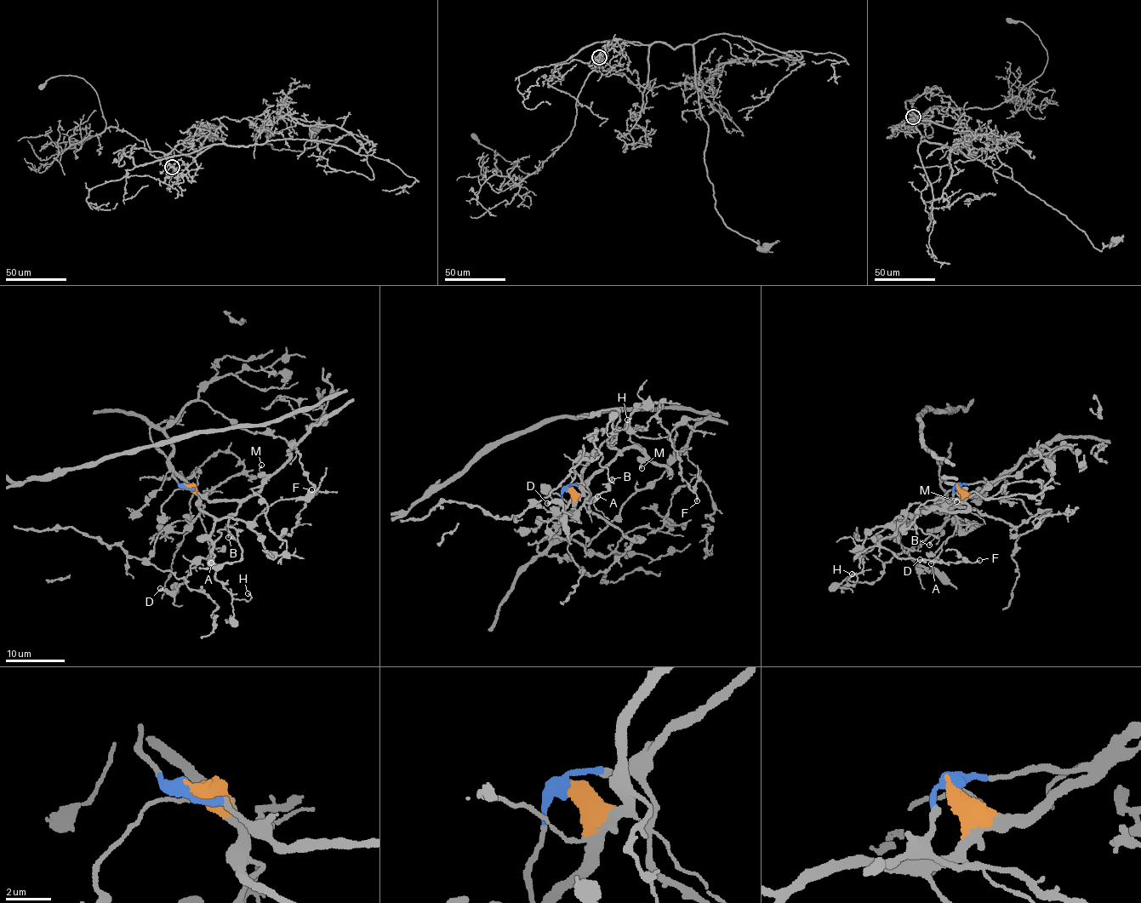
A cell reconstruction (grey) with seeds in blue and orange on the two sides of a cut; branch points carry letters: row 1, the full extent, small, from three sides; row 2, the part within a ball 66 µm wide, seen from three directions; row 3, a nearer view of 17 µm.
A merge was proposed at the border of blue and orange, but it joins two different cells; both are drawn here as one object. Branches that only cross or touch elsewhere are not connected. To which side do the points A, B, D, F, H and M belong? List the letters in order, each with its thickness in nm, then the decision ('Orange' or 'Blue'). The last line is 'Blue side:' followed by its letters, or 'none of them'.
A: Thickness 110 nm. Orange
B: Thickness 100 nm. Orange
D: Thickness 300 nm. Orange
F: Thickness 140 nm. Blue
H: Thickness 130 nm. Orange
M: Thickness 110 nm. Blue
Blue side: F, M

